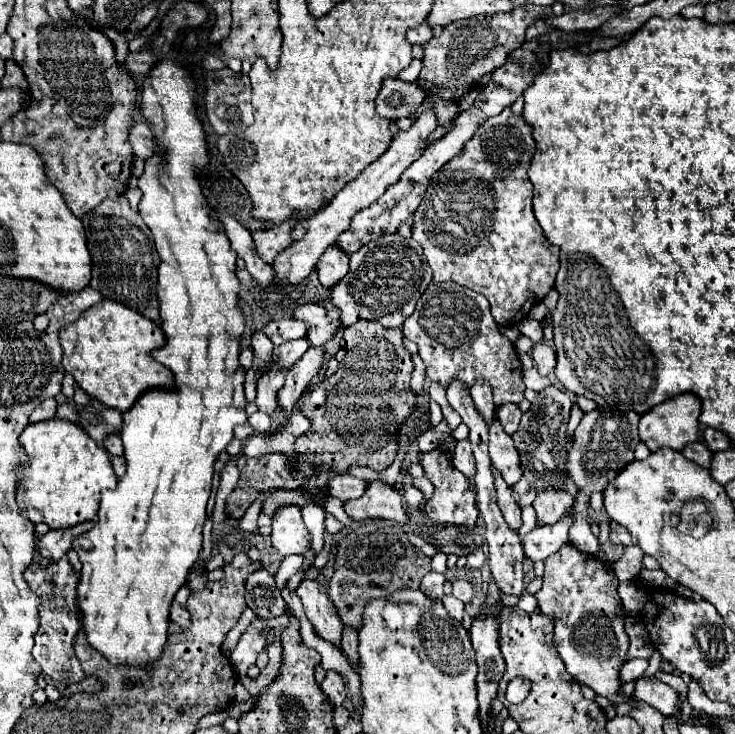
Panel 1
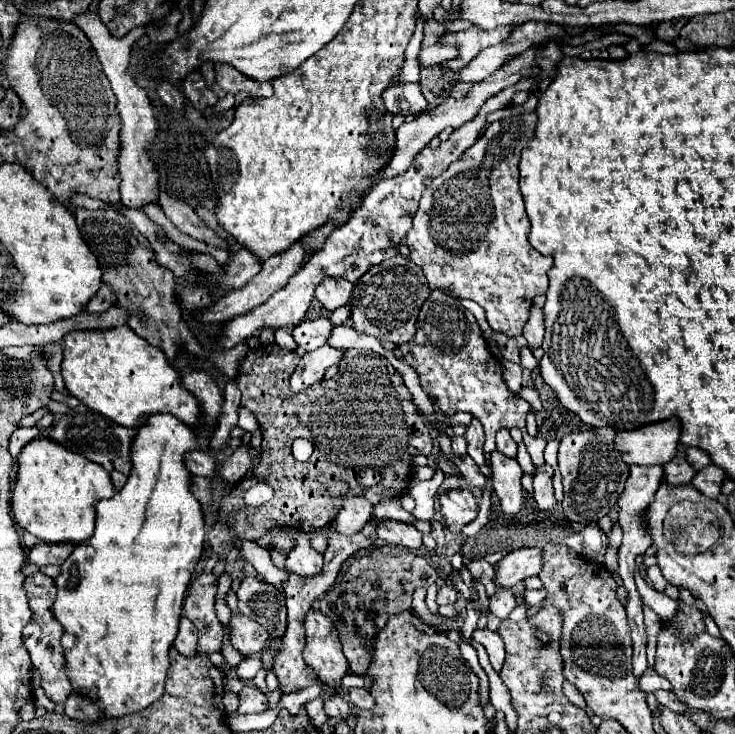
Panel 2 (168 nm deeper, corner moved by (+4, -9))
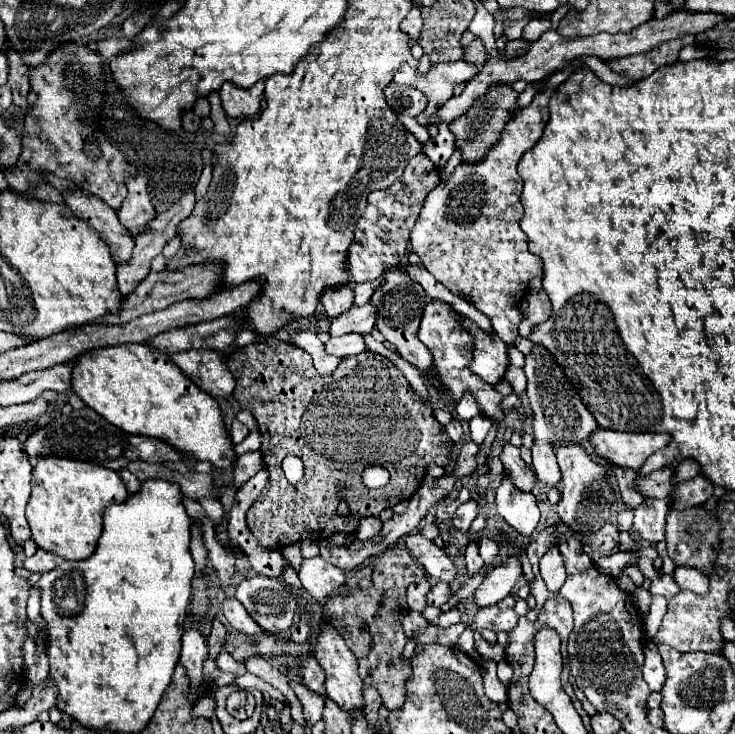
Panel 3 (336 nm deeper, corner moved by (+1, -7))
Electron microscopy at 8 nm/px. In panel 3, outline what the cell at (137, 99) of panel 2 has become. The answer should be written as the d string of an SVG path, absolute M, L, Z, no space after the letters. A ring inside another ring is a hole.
M143 175L129 177L127 179L127 199L123 201L121 209L117 211L119 221L131 231L133 237L137 237L143 227L155 219L155 209L151 205L151 197L147 193L147 179Z

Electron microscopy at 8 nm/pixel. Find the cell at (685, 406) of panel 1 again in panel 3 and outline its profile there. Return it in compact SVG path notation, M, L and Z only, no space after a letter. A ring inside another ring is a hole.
M601 429L591 435L589 443L595 455L613 467L639 471L649 455L669 445L665 433L617 433Z

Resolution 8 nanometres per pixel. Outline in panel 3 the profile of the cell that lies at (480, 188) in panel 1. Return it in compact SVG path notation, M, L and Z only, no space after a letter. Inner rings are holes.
M541 93L535 95L533 103L521 109L503 129L501 141L491 147L487 157L481 163L461 163L453 169L453 173L443 179L425 199L421 215L411 231L411 251L417 253L423 261L423 267L439 279L451 293L467 295L473 299L475 307L491 319L493 331L507 345L515 341L517 327L523 319L521 299L527 295L529 279L543 277L543 263L537 255L531 255L527 249L527 235L519 227L519 219L523 217L521 207L521 179L517 175L517 163L527 149L531 149L549 119L549 107L541 109Z

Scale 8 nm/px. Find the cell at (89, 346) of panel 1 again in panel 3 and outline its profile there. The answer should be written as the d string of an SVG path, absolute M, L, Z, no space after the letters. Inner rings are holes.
M143 343L95 349L77 359L71 387L87 407L103 415L103 419L107 419L121 431L157 437L167 445L173 445L183 455L189 455L197 461L209 461L215 469L233 469L237 453L225 429L219 403L211 395L201 391L195 383L191 383L191 379L187 379L187 375L183 375L183 371L179 371L179 367L175 367L175 363L167 355L151 351Z

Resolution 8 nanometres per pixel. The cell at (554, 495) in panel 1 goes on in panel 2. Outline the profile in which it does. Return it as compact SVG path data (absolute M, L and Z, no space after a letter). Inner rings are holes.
M544 465L542 469L534 469L534 501L540 511L552 511L556 507L554 489L552 489L552 467Z

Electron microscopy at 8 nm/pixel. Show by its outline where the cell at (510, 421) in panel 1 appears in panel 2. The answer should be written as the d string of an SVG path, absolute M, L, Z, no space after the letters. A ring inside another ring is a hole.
M500 429L500 433L496 433L496 449L500 449L506 457L516 457L518 445L516 445L514 439L510 437L508 429Z

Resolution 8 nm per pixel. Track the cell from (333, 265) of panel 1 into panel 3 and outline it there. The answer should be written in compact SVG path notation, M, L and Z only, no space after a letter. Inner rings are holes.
M339 287L337 291L325 291L321 297L321 303L331 319L337 315L349 311L353 307L353 291L351 287Z

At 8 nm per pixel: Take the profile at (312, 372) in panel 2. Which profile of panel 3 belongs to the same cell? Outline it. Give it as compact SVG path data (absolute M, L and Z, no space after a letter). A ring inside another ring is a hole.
M351 333L351 335L343 335L343 337L331 337L327 341L327 353L337 355L337 357L351 357L351 355L359 355L361 351L367 349L363 335L359 333Z

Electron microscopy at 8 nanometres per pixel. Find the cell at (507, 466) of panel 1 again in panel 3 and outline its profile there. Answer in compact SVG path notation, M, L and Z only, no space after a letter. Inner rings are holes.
M503 477L497 489L497 511L523 539L531 537L539 523L539 507L533 493L517 491L507 477Z

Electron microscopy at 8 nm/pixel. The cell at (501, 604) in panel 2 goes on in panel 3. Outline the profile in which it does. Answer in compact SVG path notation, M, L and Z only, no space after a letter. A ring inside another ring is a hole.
M503 599L497 605L483 607L475 613L473 621L469 623L469 629L473 629L473 631L491 629L491 631L509 633L511 629L515 629L517 619L519 619L513 607L515 607L515 599Z

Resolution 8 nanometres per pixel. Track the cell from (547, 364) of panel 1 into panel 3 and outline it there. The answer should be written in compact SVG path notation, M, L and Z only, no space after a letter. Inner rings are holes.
M529 289L527 301L529 301L529 305L527 305L529 317L523 319L521 325L519 325L519 335L521 337L529 337L533 325L543 323L551 317L551 301L547 299L547 293L543 289L541 291L539 289Z

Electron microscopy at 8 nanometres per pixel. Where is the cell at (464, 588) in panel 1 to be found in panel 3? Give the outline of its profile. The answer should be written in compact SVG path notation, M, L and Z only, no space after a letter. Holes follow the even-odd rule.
M439 581L431 587L431 591L427 593L427 605L435 605L435 607L441 607L443 603L447 603L451 597L451 589L447 583Z

